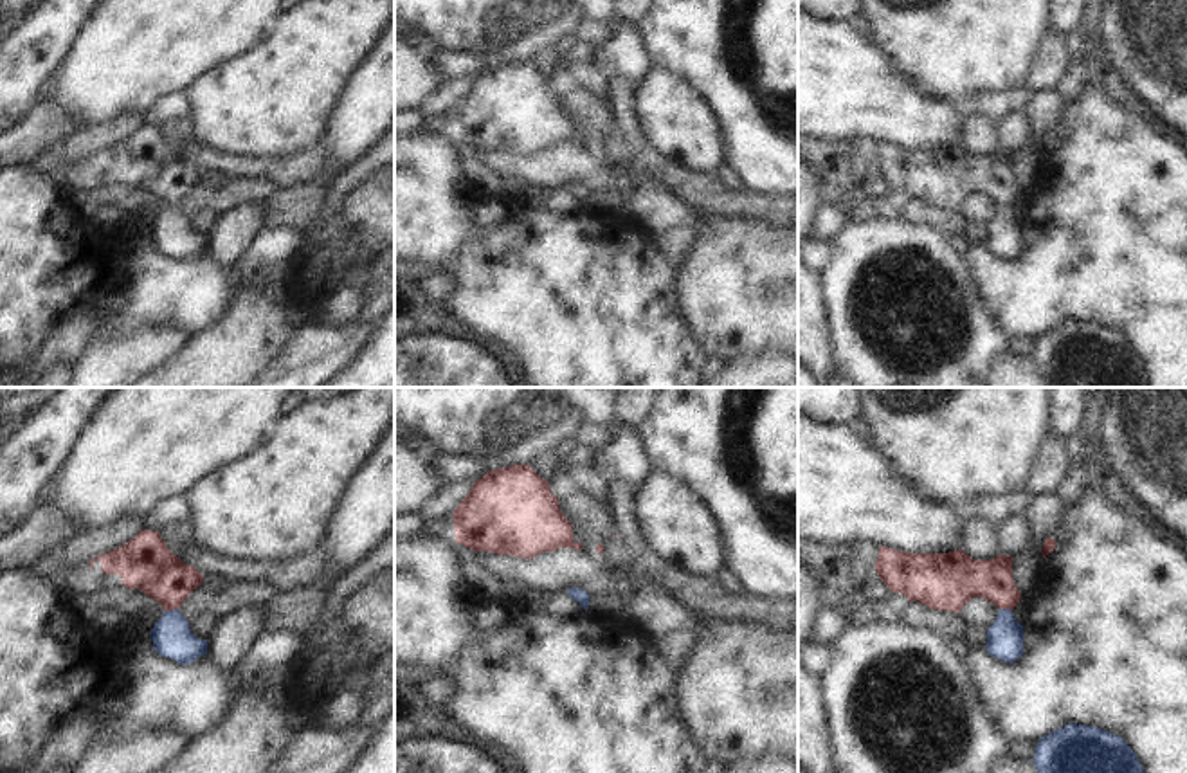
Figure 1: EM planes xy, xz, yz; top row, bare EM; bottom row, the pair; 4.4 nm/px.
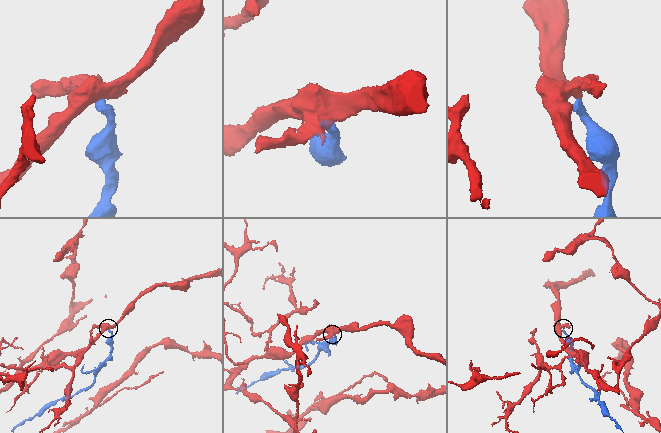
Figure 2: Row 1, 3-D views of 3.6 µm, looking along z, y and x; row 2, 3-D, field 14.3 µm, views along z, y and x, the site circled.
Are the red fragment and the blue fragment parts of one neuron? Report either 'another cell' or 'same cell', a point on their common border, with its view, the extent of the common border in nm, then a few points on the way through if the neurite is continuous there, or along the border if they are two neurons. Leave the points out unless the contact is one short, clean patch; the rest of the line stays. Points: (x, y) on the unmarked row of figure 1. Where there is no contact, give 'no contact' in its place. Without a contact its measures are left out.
same cell; meets red in xy at (170, 206); contact 60 nm long; runs through xy (144, 157), (170, 182), (170, 206), (172, 233)

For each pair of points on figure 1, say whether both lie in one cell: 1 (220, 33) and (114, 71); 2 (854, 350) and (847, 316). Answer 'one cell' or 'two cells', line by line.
1: one cell
2: one cell

